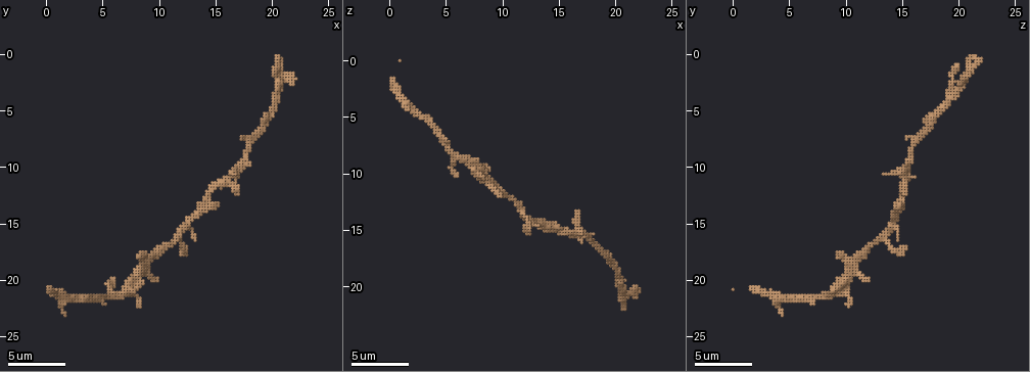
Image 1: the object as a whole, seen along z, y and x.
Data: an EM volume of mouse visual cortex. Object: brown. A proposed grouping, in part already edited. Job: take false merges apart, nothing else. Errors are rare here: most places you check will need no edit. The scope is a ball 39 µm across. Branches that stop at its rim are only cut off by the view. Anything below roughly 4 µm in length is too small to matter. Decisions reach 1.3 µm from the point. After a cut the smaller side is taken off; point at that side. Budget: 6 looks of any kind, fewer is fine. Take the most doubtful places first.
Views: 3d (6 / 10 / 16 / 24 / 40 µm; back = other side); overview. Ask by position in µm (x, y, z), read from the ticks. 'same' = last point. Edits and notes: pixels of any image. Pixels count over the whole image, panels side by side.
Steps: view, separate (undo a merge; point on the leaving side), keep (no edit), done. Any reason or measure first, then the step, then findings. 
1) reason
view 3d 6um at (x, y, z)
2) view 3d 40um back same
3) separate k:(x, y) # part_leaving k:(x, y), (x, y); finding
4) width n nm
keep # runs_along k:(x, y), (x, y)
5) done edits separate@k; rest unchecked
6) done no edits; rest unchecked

three arms meet
view 3d 6um at (12.2, 15.4, 14.0)

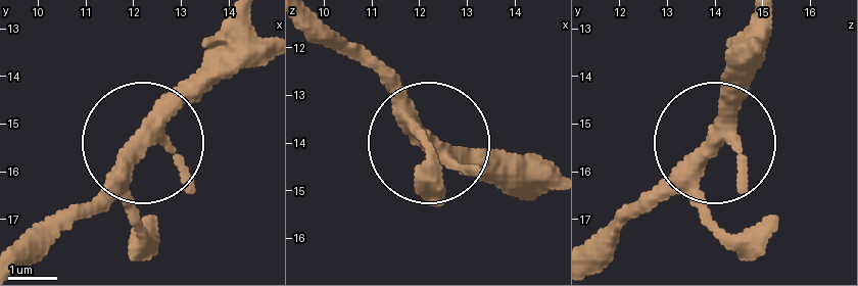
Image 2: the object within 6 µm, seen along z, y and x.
arms 3
keep # runs_along 2:(710, 139), (730, 53); one neuron here

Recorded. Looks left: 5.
view 3d 16um at (6.4, 21.4, 8.6)

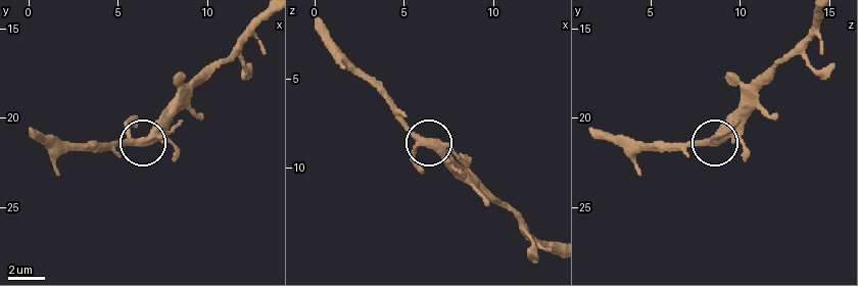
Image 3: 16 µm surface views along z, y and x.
width 390 nm
keep # all the same neuron

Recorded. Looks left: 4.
calibre changes
view 3d 10um at (16.8, 10.2, 15.2)

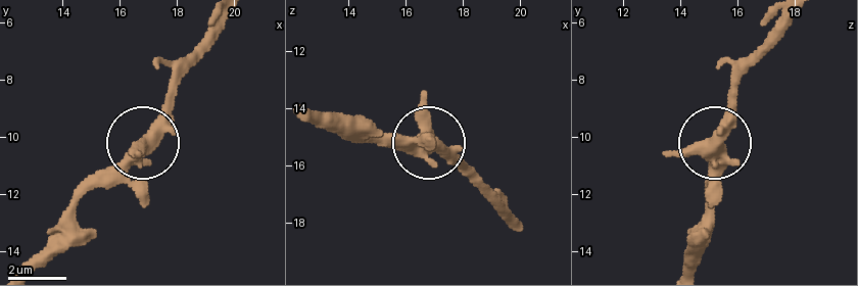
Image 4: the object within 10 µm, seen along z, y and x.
width 400 nm
keep # one neuron here

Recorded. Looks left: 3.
done no edits; rest unchecked

